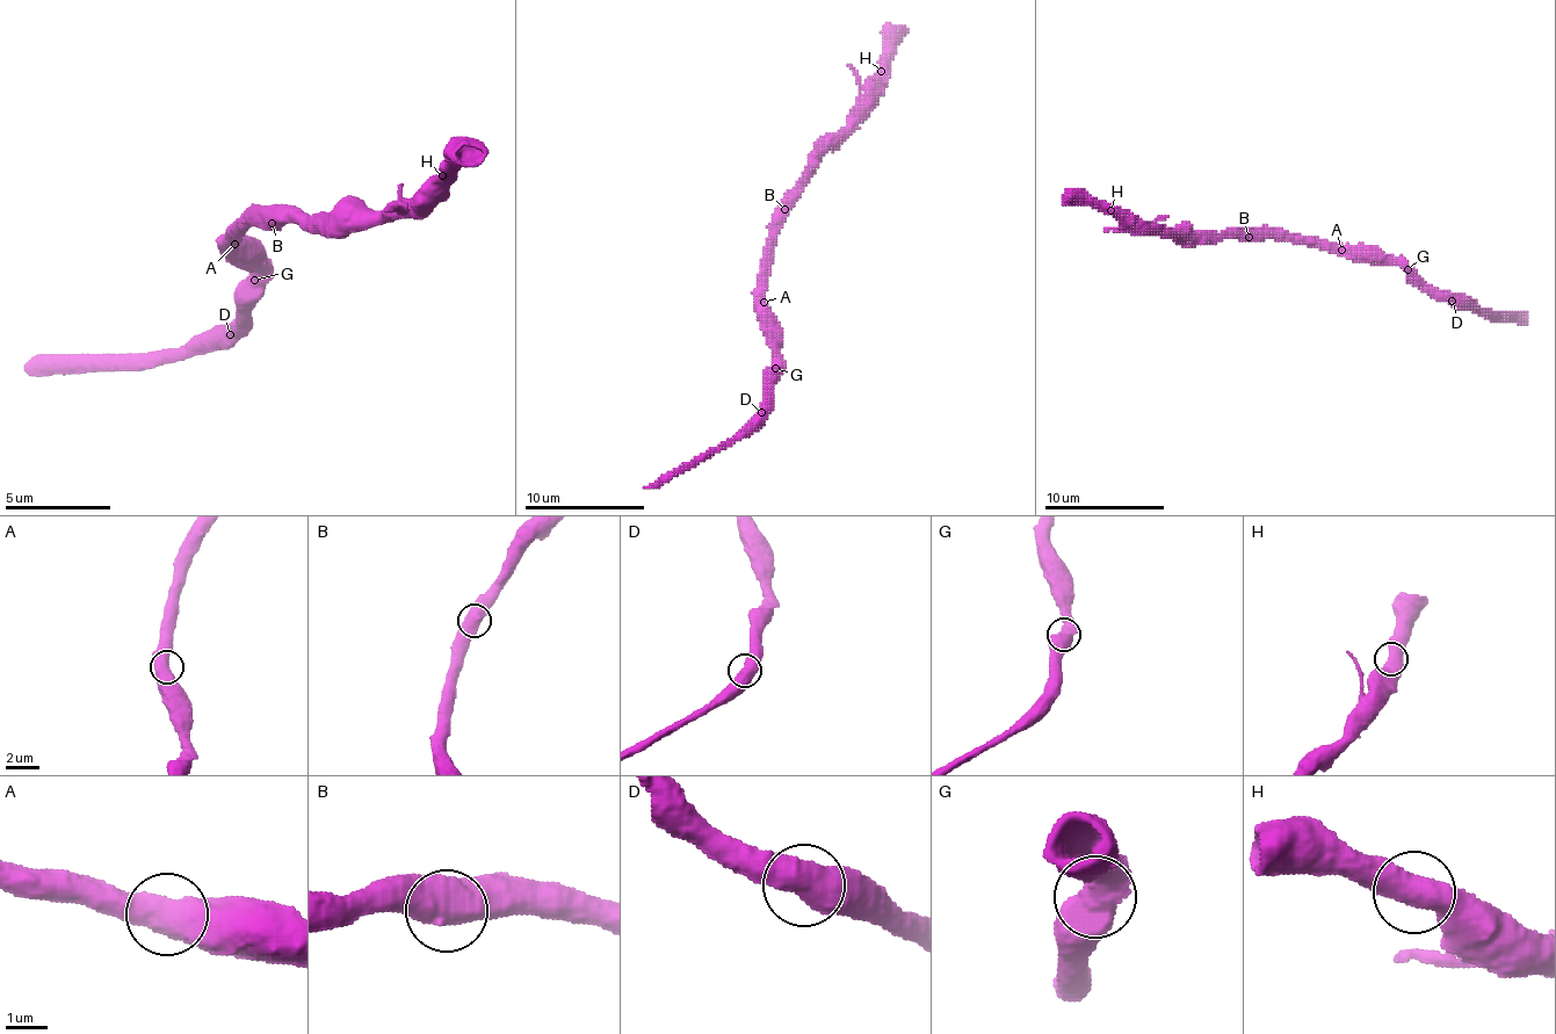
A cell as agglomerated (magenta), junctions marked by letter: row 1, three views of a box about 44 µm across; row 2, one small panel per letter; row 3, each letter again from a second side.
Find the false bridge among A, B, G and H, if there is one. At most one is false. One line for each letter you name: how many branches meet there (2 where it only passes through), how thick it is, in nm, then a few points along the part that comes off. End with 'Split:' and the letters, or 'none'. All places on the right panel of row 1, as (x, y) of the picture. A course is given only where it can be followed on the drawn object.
Split: none

